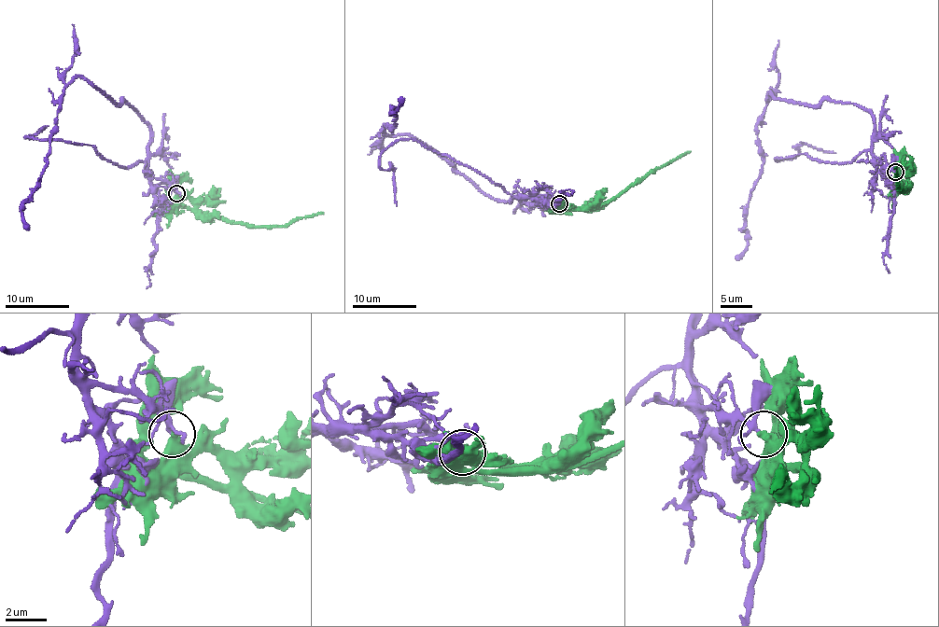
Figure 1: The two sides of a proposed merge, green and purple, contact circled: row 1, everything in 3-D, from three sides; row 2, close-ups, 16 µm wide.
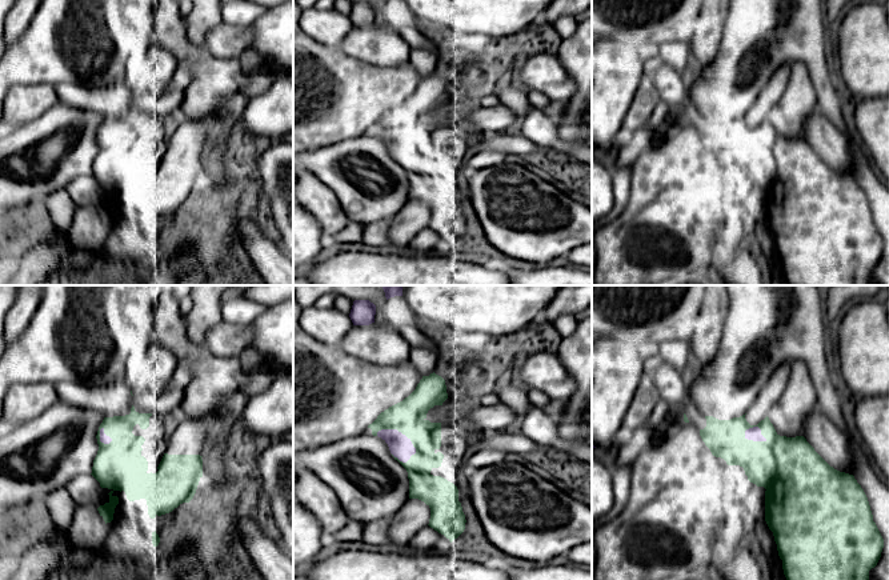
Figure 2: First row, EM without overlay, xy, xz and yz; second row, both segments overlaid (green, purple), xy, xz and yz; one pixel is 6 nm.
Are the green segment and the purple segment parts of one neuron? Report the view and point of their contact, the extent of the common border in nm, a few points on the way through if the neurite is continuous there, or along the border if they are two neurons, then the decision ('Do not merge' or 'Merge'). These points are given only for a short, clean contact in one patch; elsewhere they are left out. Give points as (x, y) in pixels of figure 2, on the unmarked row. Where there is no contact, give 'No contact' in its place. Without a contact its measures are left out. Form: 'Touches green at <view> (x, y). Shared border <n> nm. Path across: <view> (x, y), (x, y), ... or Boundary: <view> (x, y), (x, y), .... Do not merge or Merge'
Touches green at xz (399, 132). Shared border 280 nm. Do not merge

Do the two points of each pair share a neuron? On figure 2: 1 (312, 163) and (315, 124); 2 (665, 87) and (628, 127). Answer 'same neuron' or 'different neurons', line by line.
1: different neurons
2: different neurons

